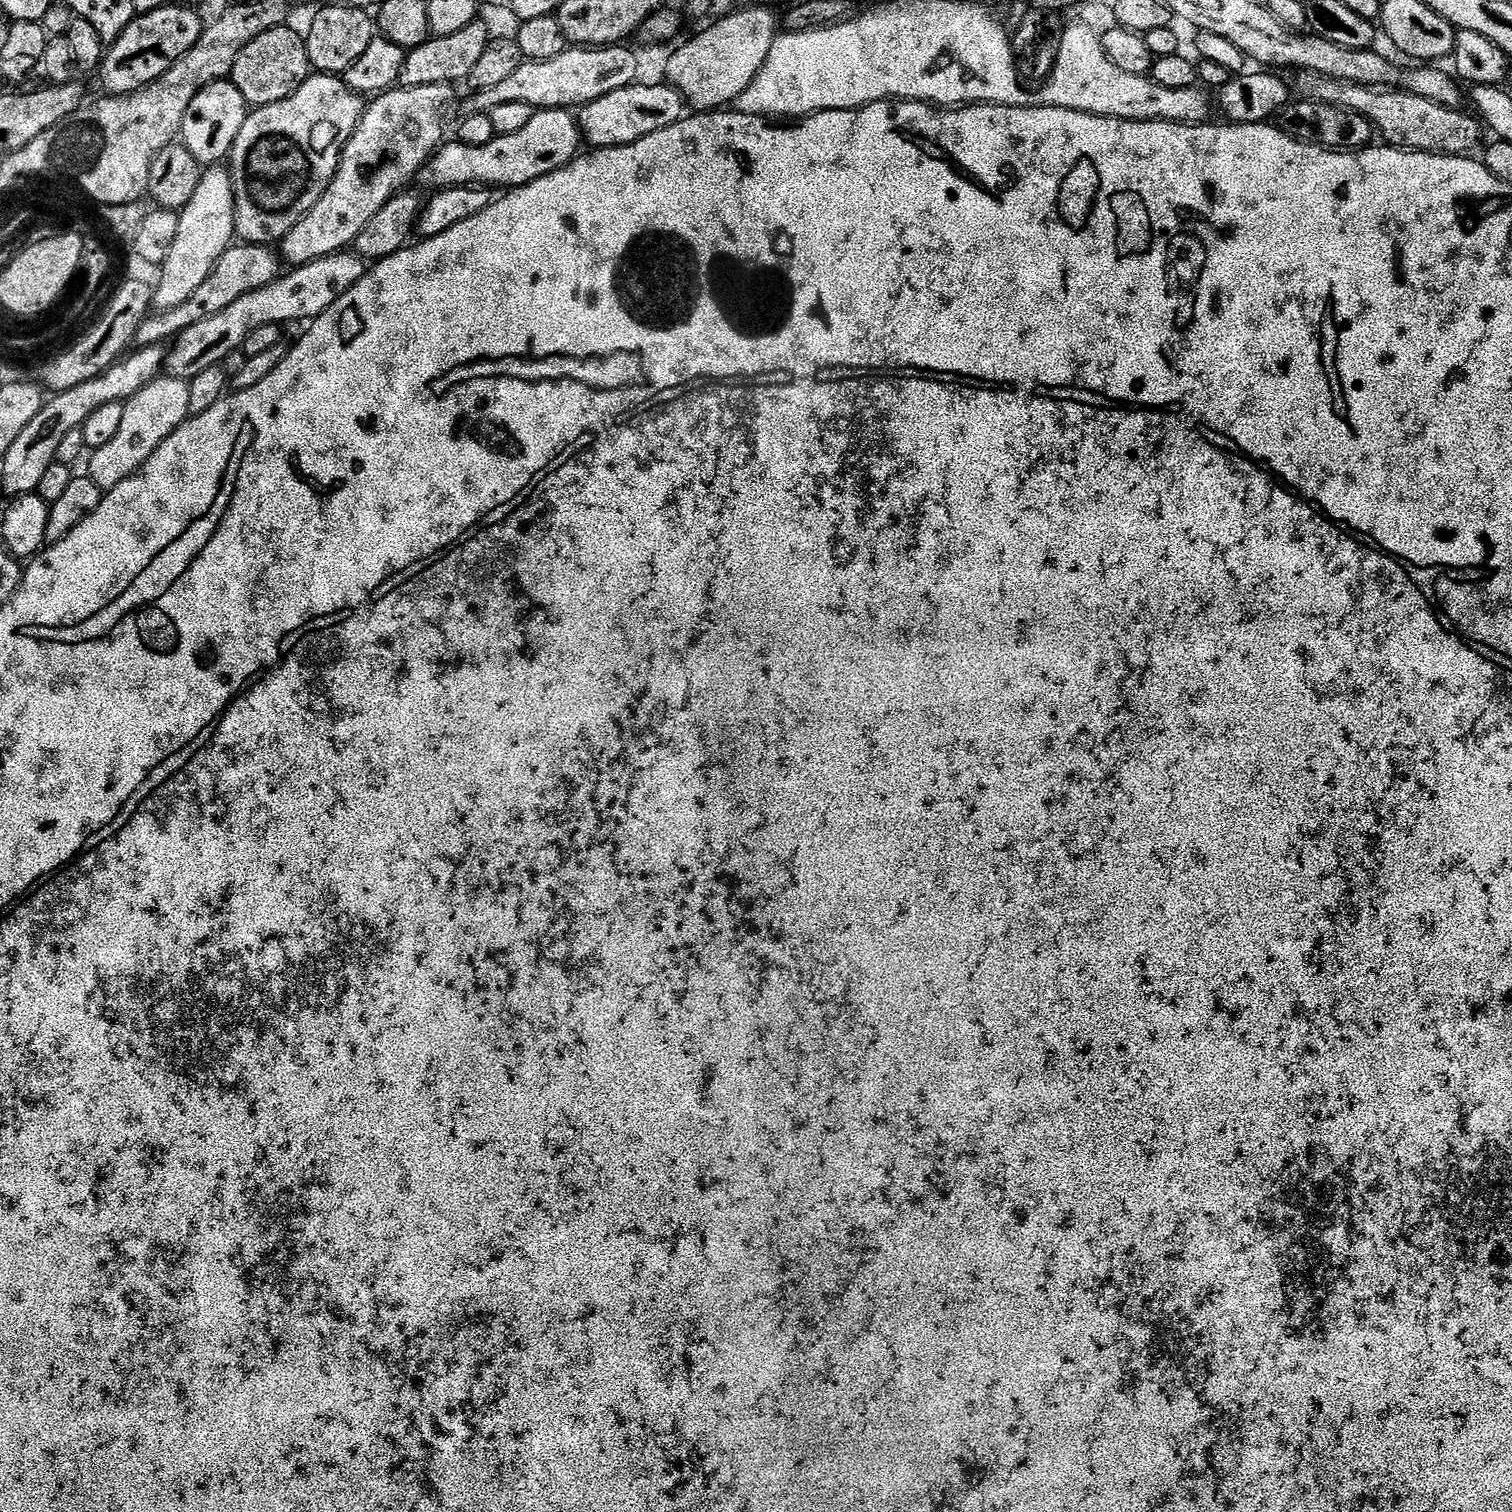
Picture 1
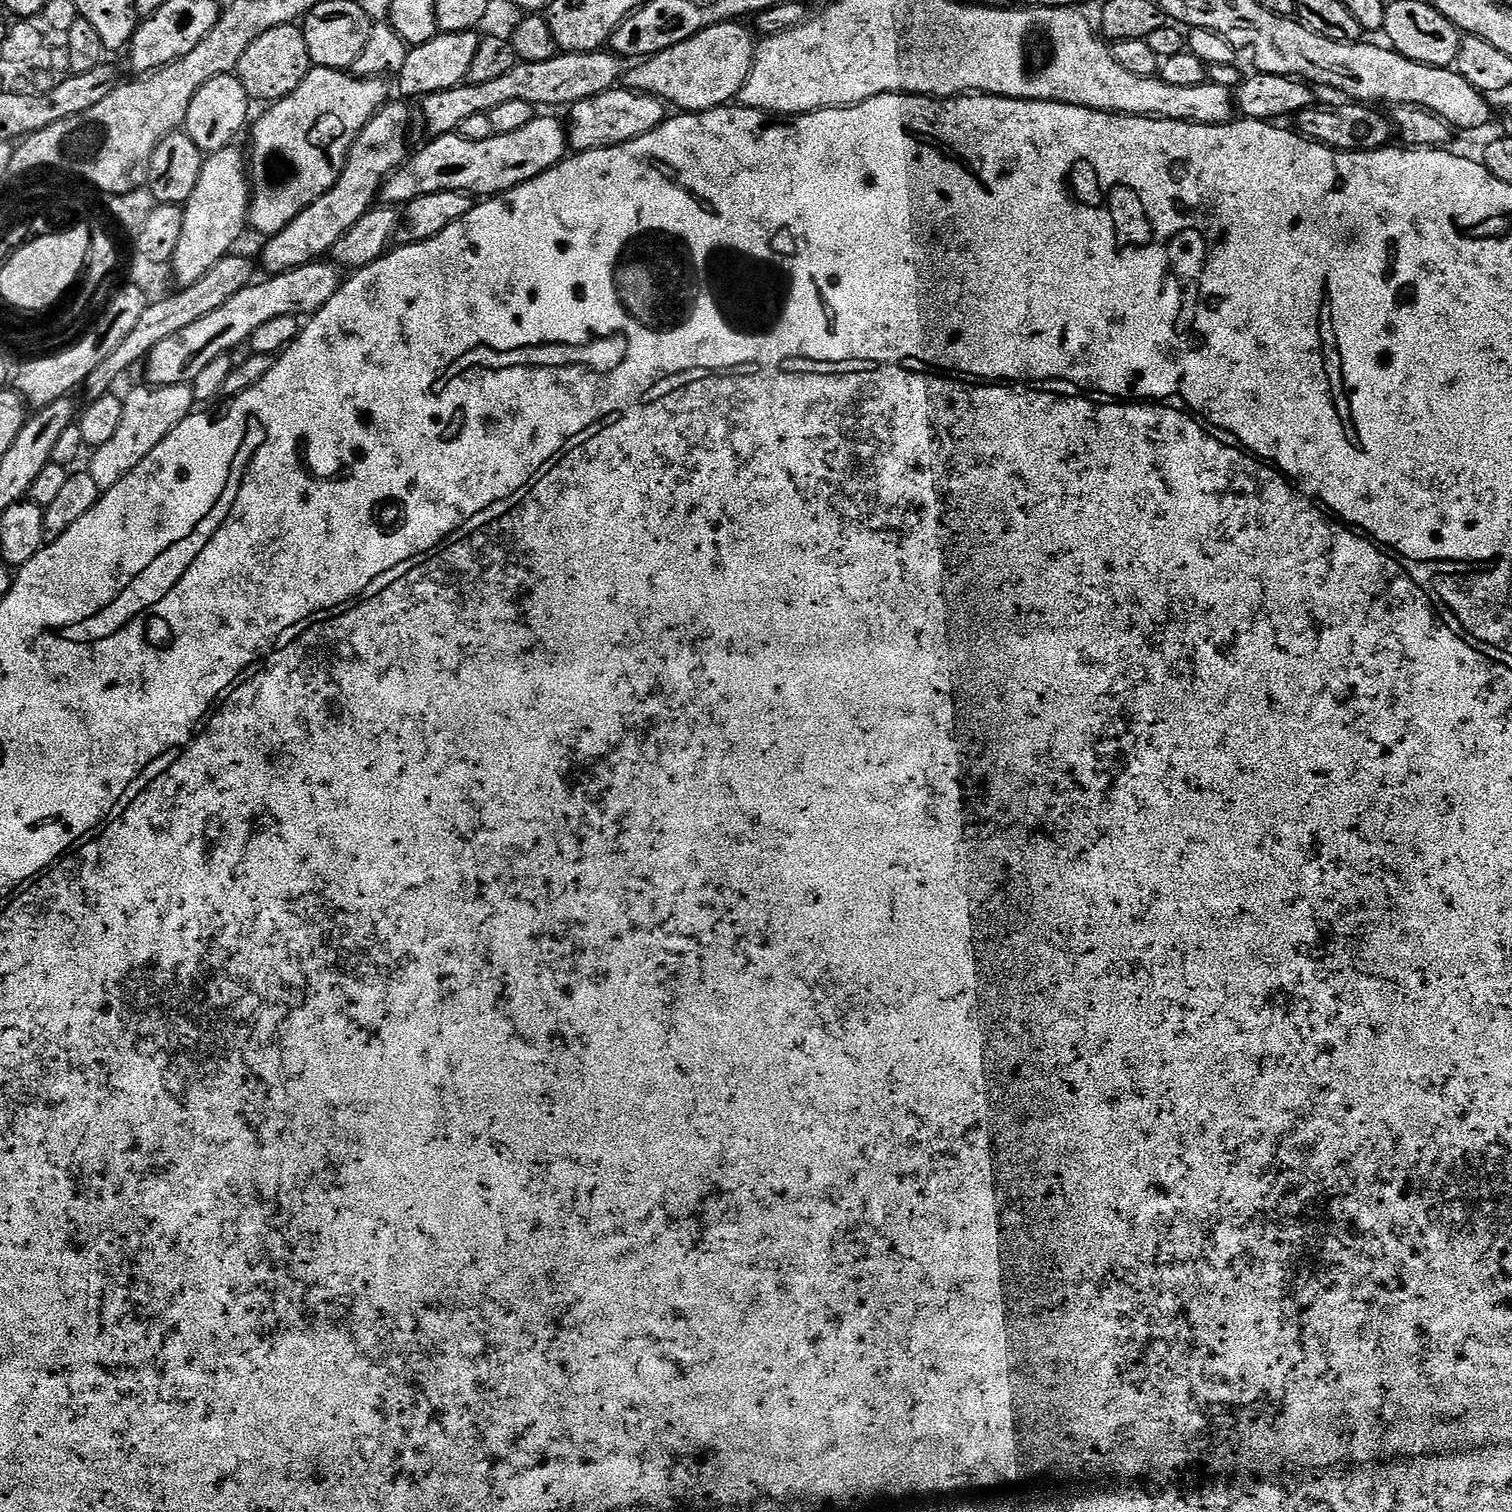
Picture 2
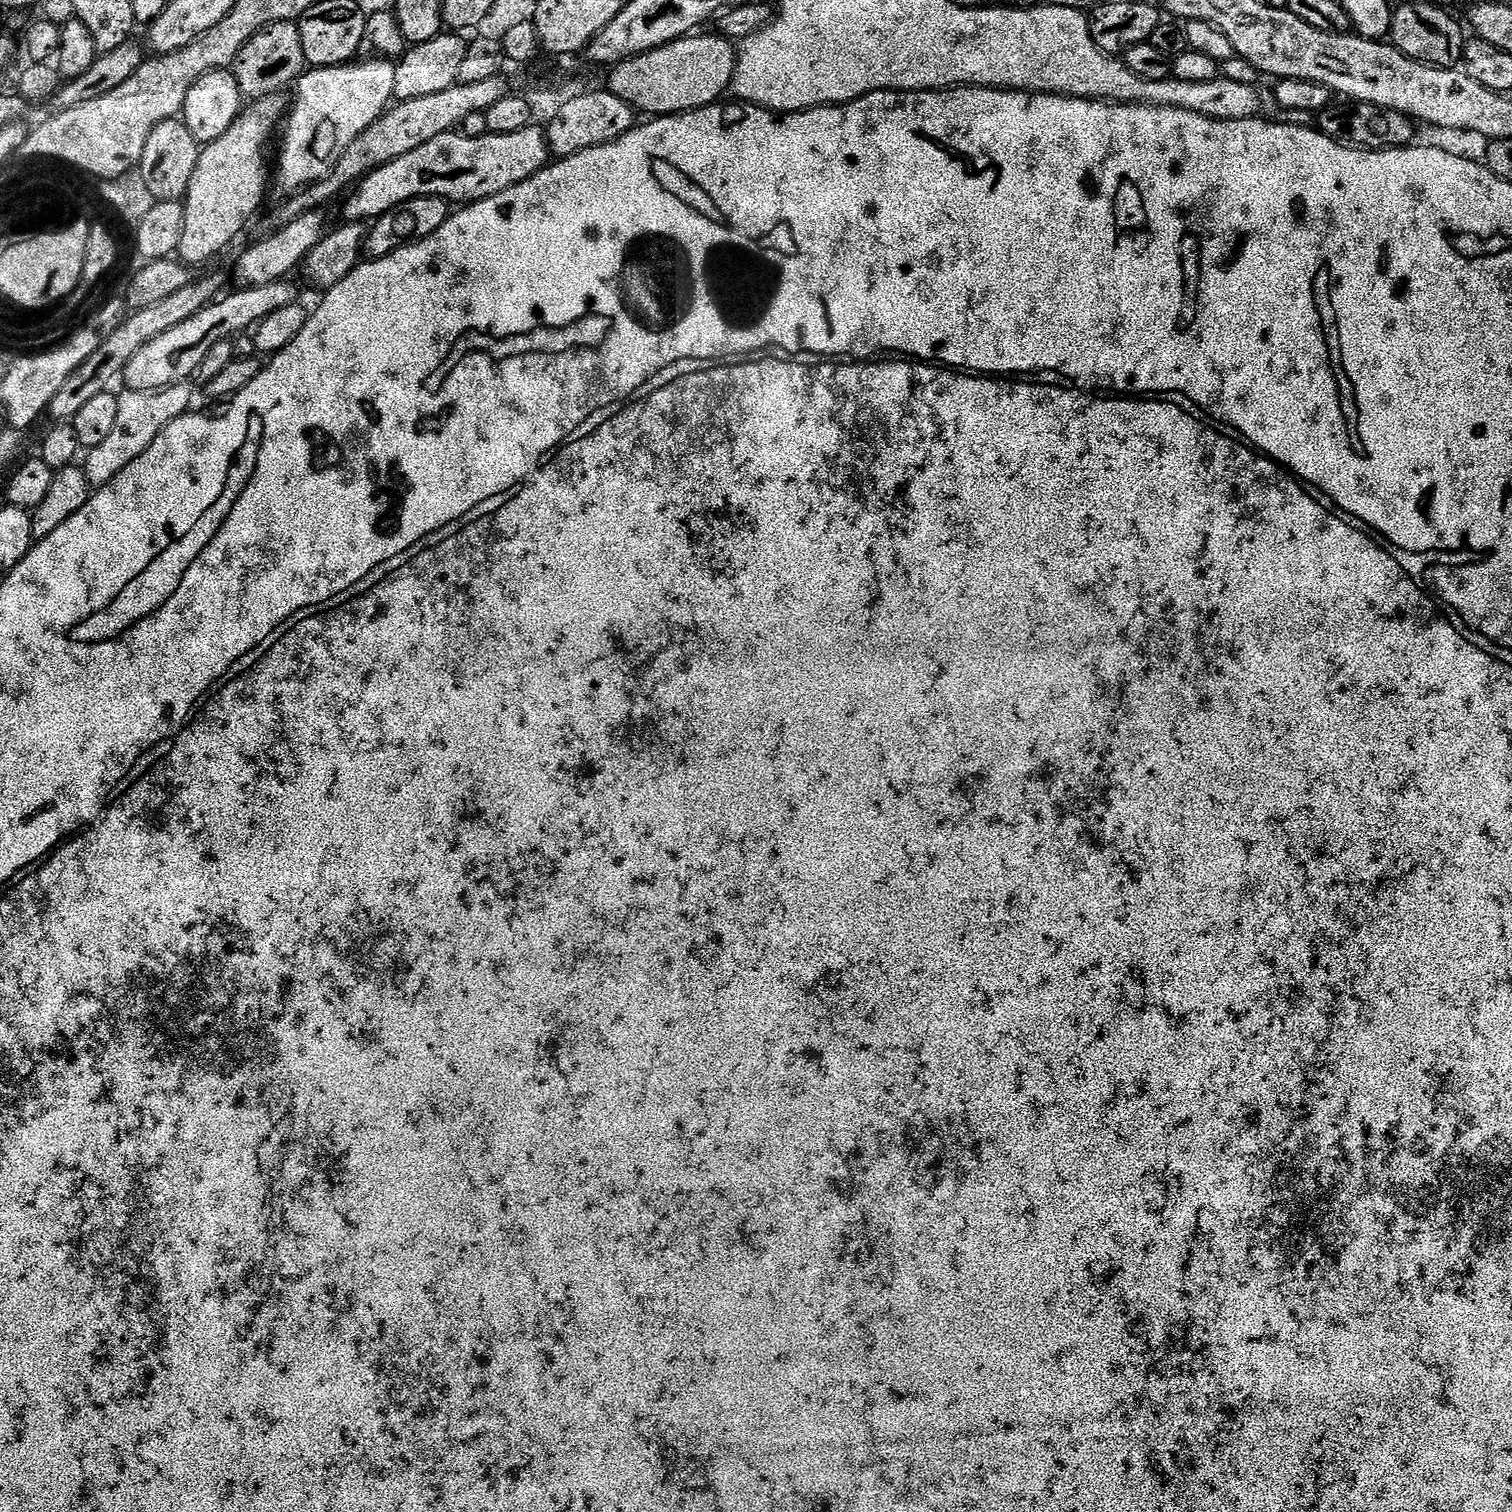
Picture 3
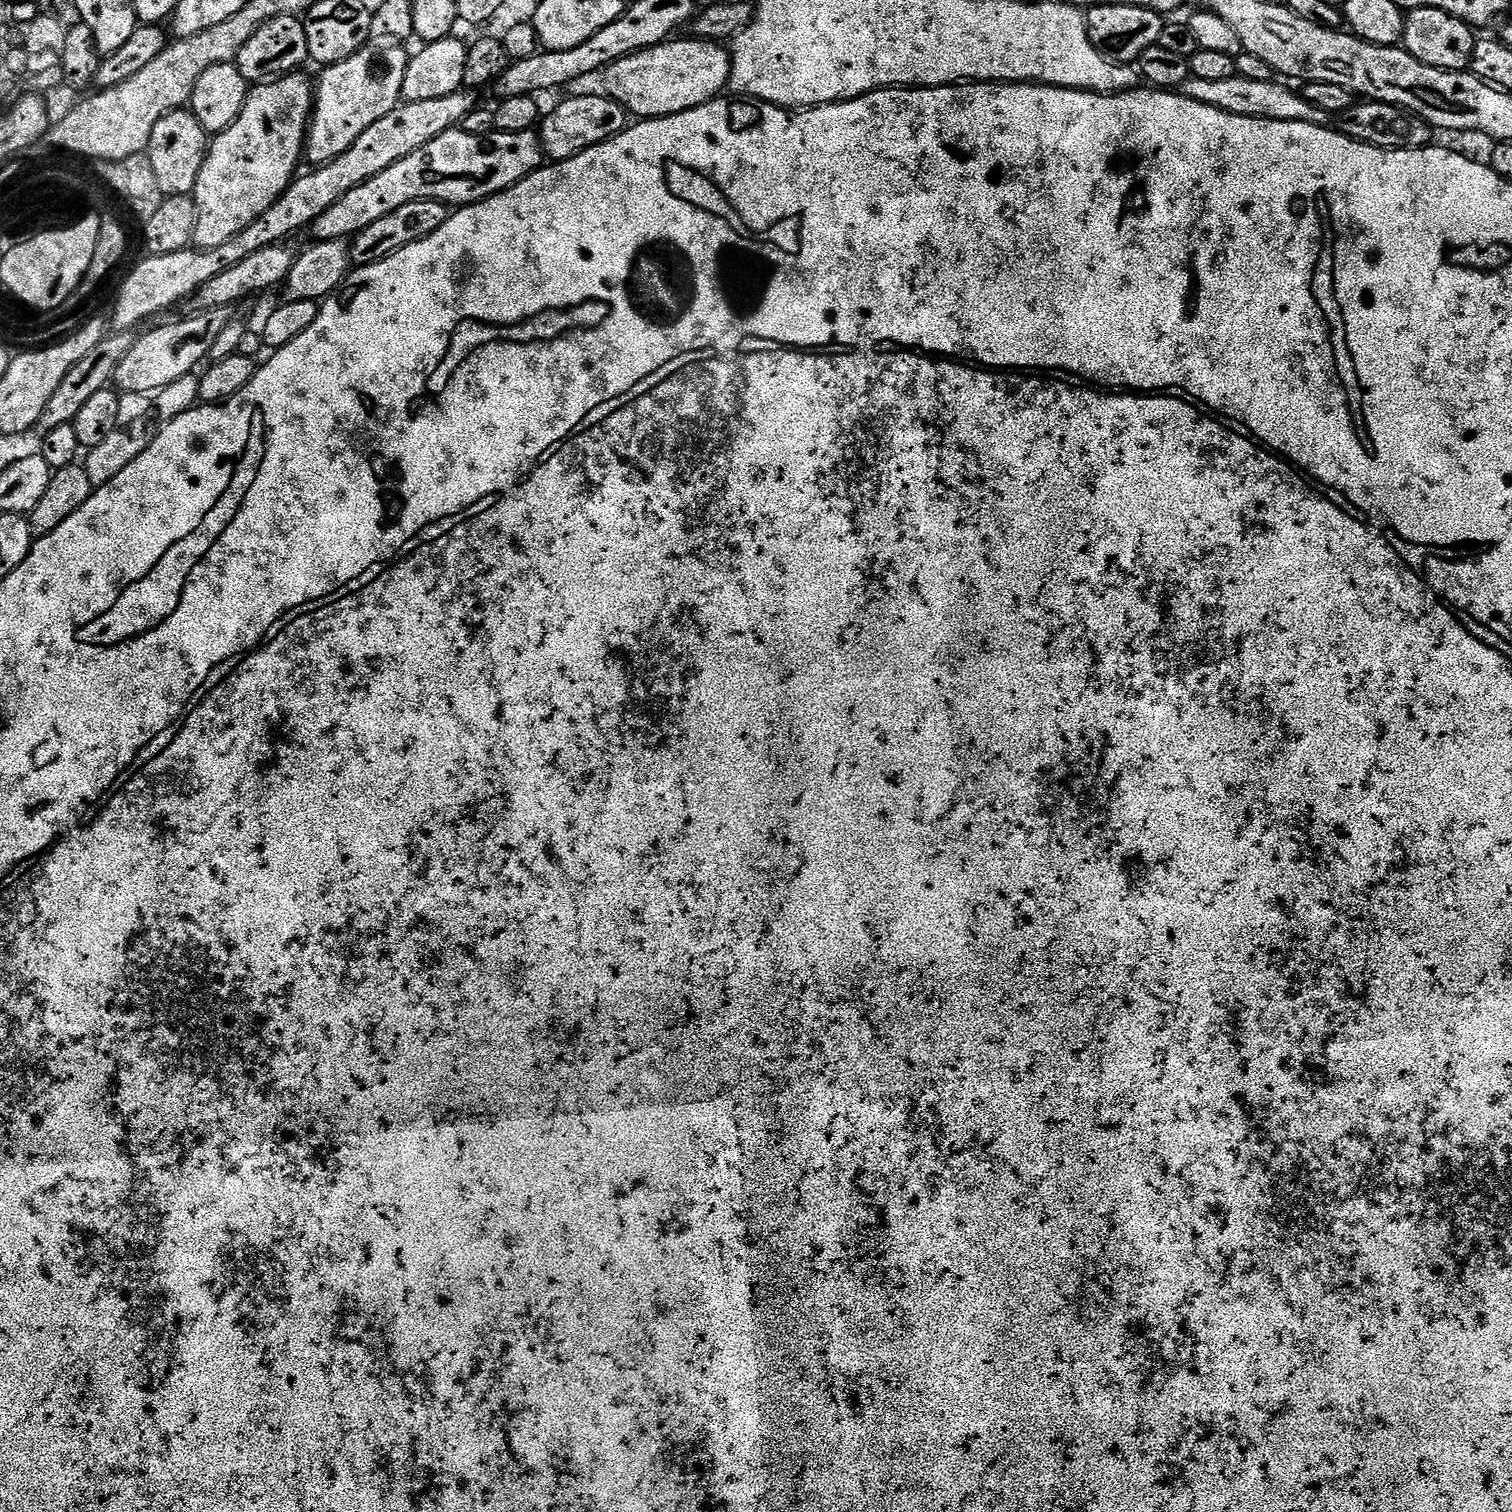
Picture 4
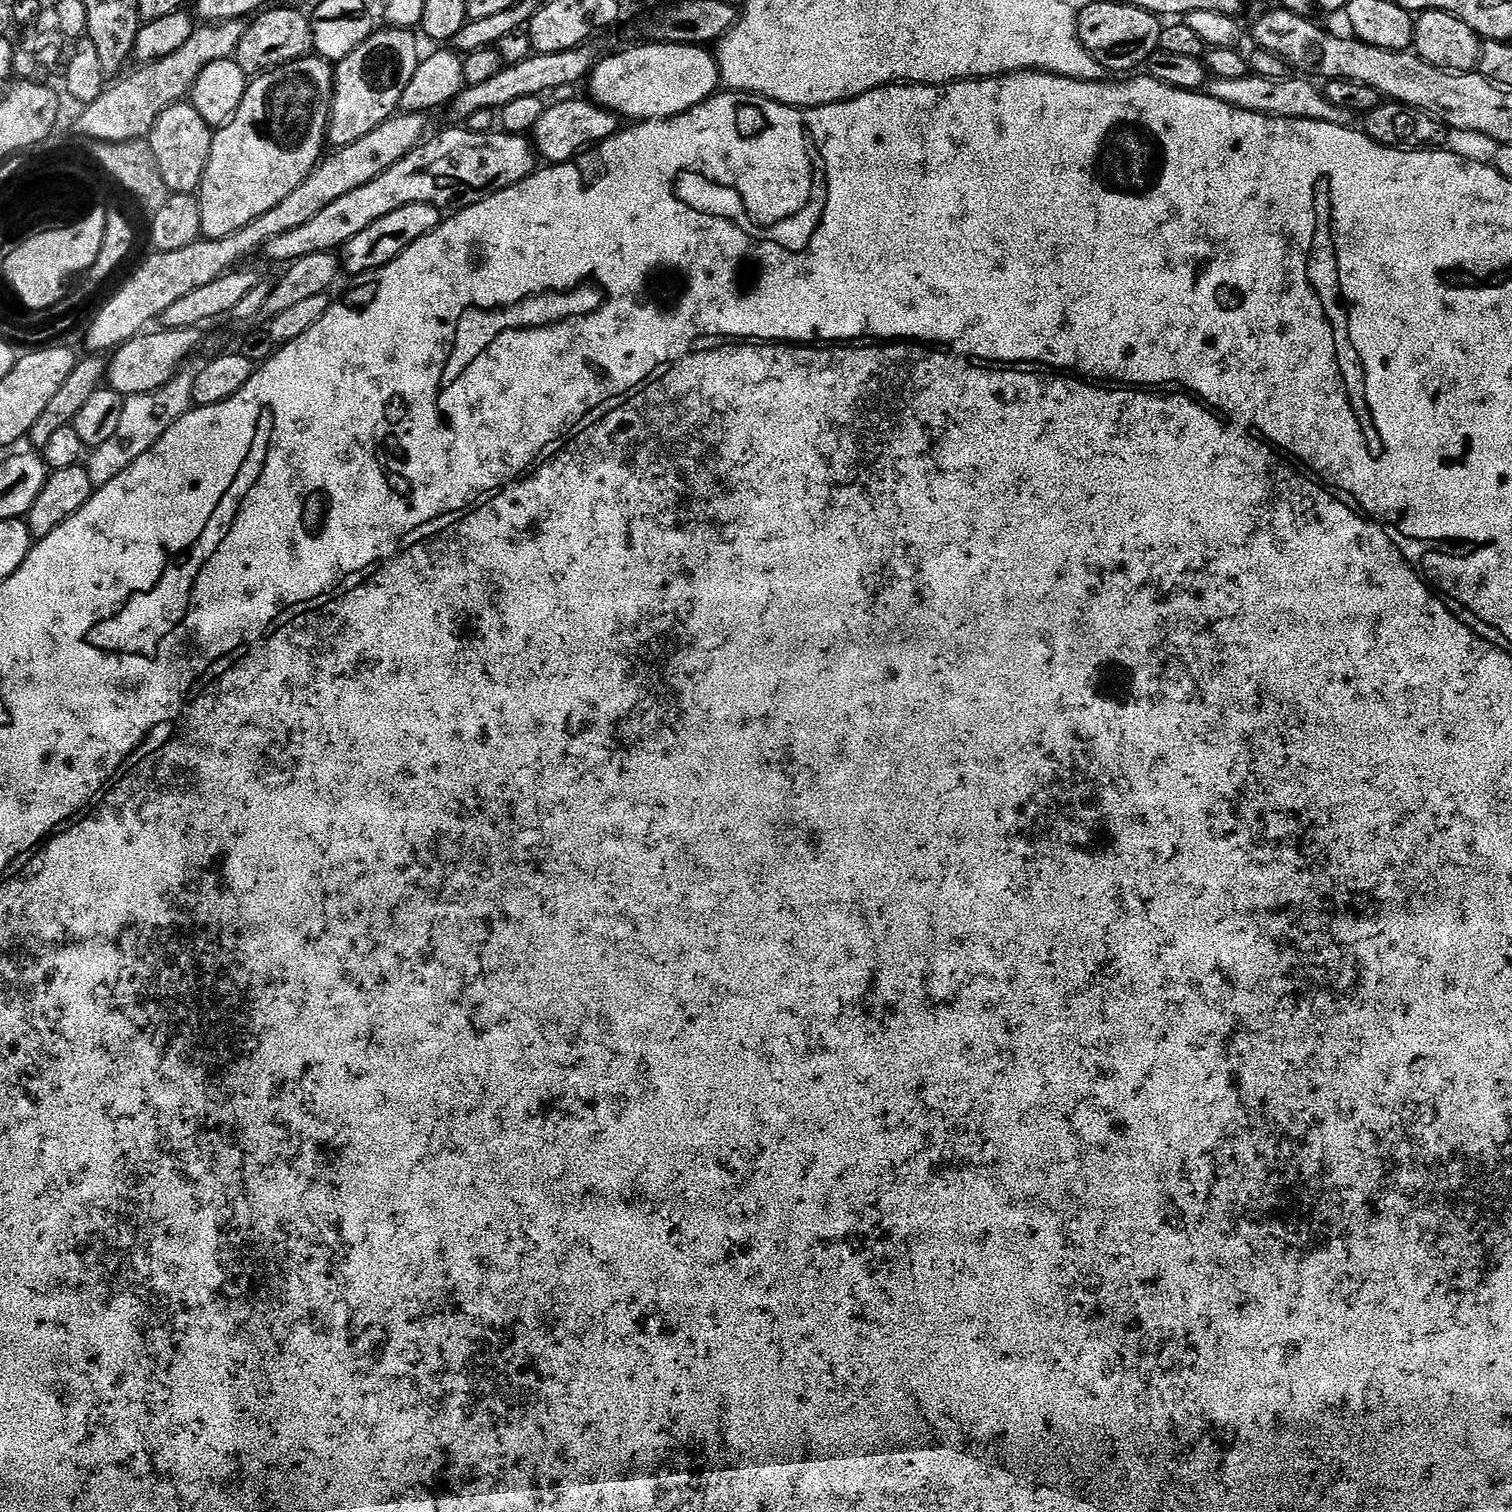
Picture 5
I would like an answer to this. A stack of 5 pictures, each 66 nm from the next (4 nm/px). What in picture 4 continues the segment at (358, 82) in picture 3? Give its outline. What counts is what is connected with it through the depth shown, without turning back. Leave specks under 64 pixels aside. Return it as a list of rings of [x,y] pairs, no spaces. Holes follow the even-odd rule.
[[[365,46],[337,64],[327,65],[314,88],[314,111],[306,137],[306,160],[309,165],[331,164],[378,118],[386,118],[401,103],[402,78],[406,78],[409,49],[404,46]]]

